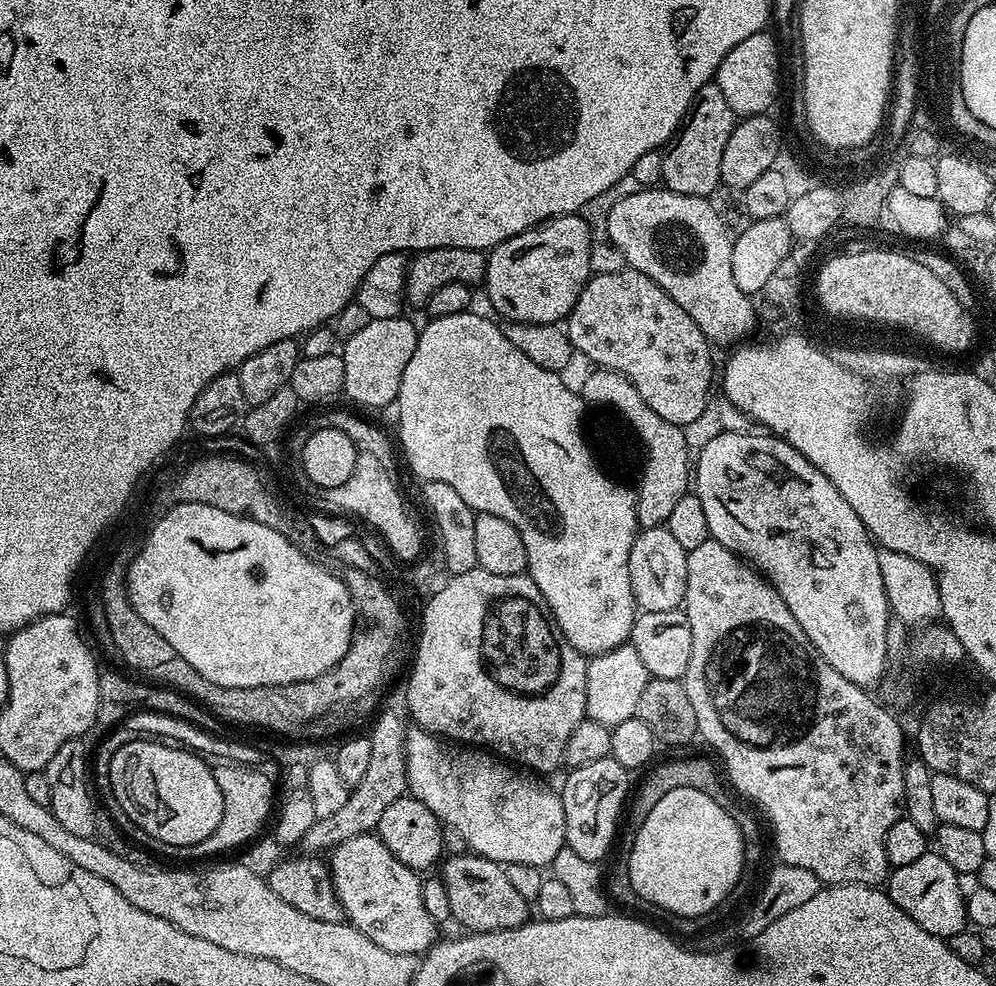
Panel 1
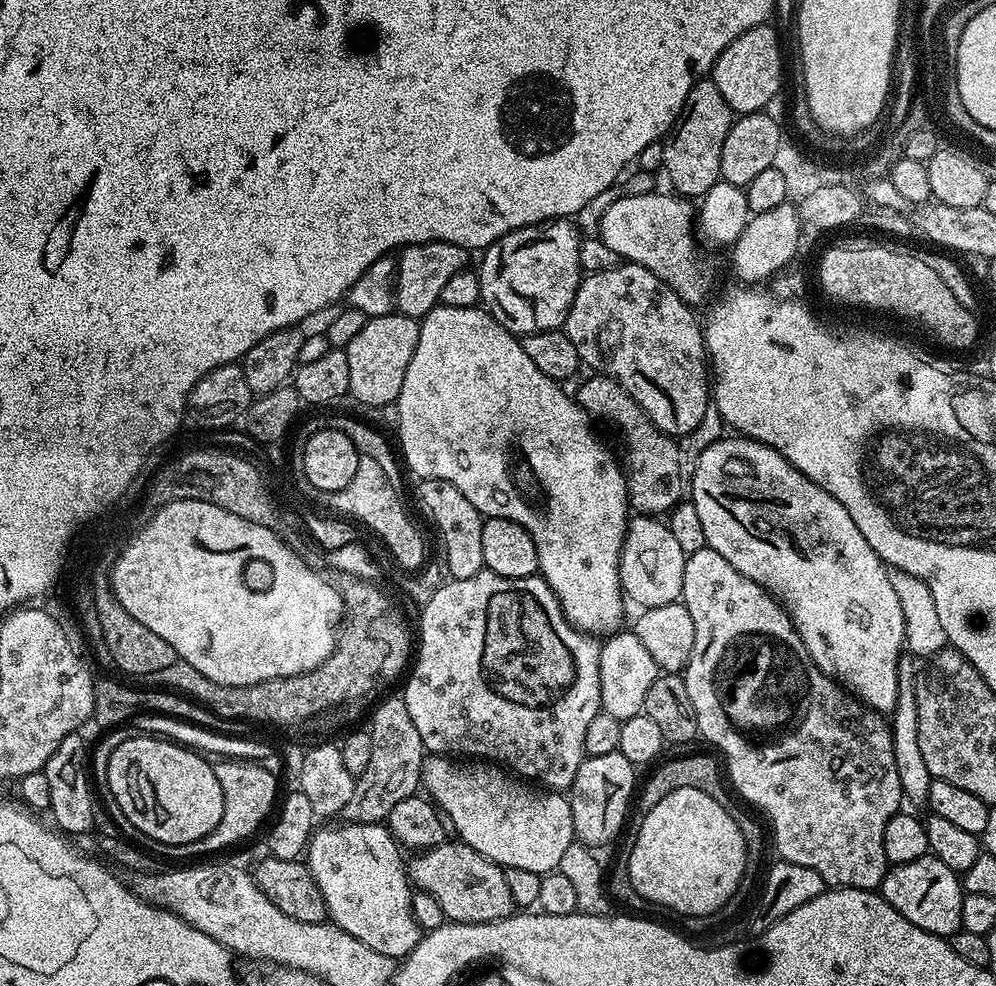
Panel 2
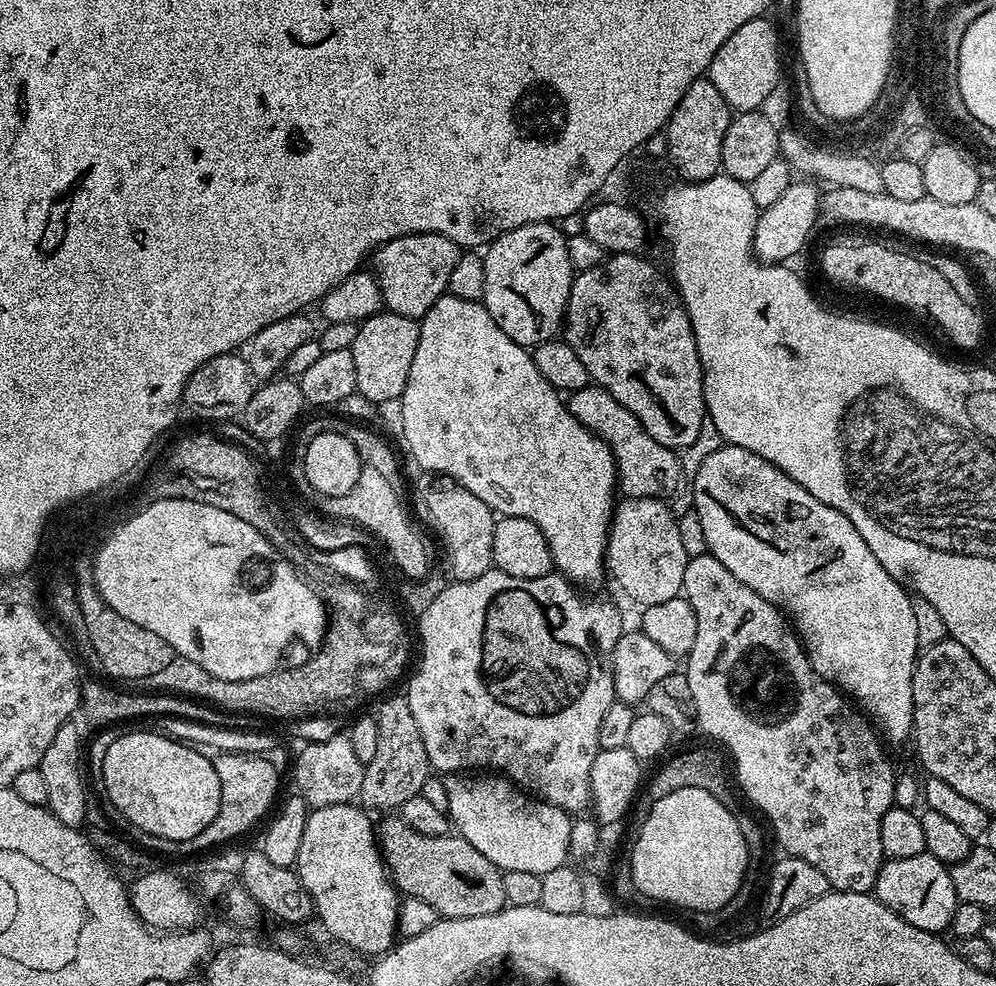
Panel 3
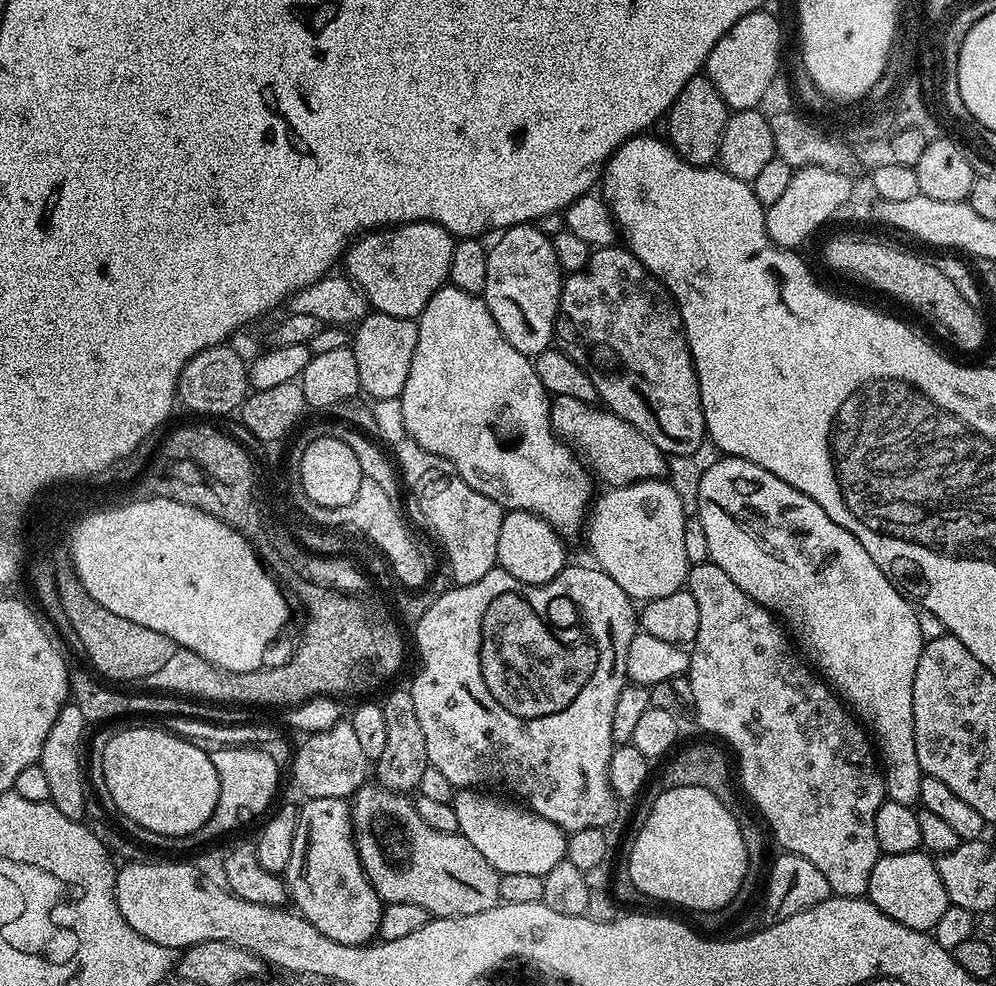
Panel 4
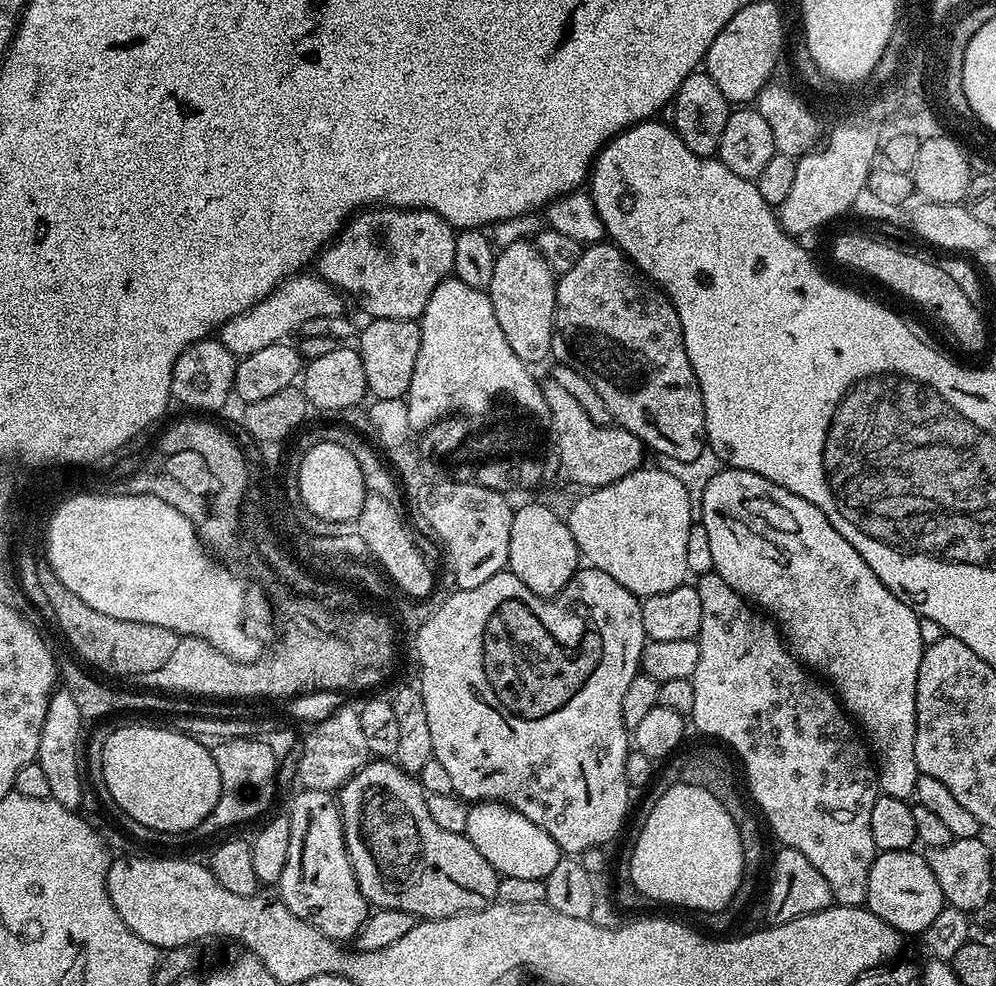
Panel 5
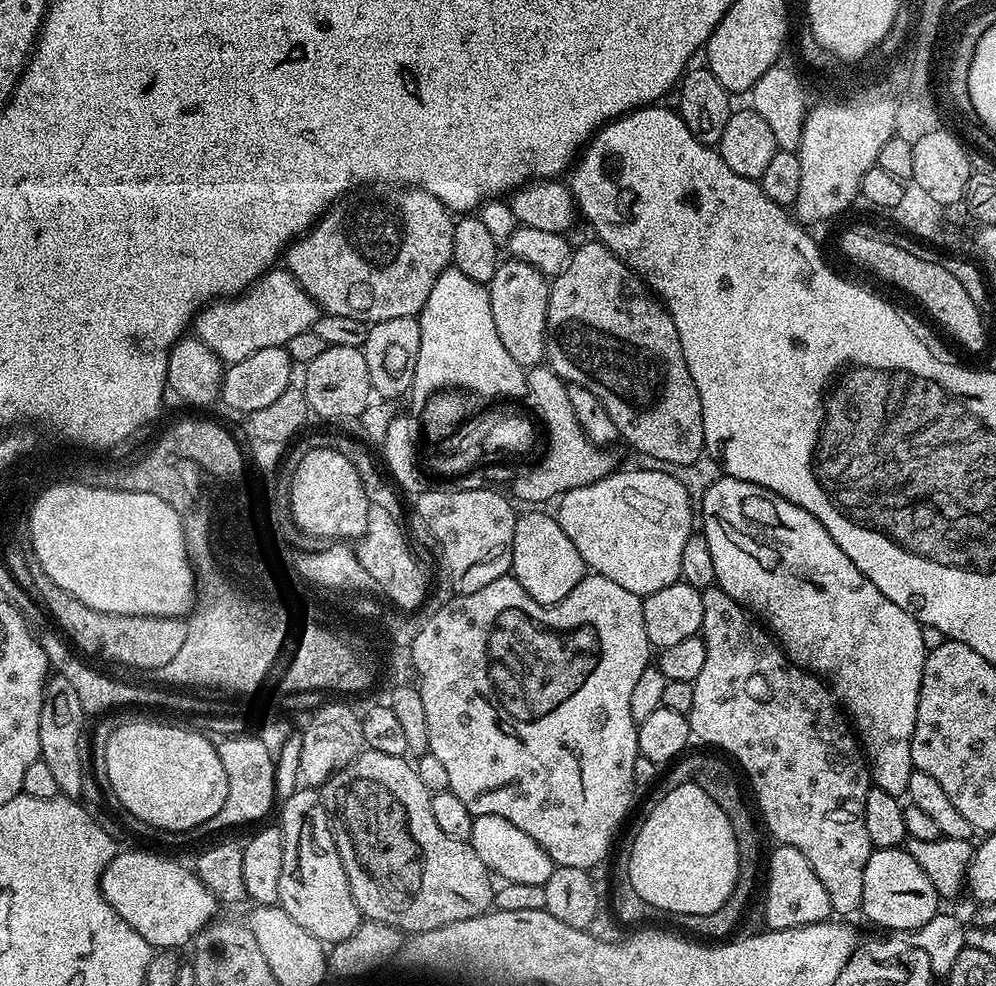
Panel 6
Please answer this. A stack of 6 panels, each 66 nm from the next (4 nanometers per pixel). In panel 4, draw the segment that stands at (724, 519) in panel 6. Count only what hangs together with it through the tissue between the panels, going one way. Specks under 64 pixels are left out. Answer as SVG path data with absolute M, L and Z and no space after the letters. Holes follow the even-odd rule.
M721 455L720 459L714 462L714 466L710 466L710 470L706 470L702 474L702 478L698 482L698 490L694 494L694 500L696 500L695 515L702 522L702 530L706 530L706 542L710 545L711 563L722 566L722 570L726 570L726 574L730 574L730 579L734 581L734 586L738 586L738 590L742 590L750 598L754 598L754 602L767 608L769 612L779 617L789 629L792 627L800 635L800 640L804 643L805 653L803 652L803 655L811 661L815 671L821 677L826 678L827 683L855 709L863 727L870 733L871 739L878 749L879 759L882 761L885 797L894 802L915 805L920 799L922 790L920 781L922 773L918 766L918 750L914 750L912 695L914 694L914 670L918 670L918 658L926 643L918 626L917 609L913 607L908 597L892 583L892 580L886 578L886 574L882 574L878 562L874 562L874 558L870 558L870 554L866 554L862 542L858 542L858 538L854 538L854 534L850 534L848 528L838 526L838 522L834 522L834 518L830 518L830 514L826 514L826 510L822 510L822 506L818 506L818 502L814 502L806 494L794 490L794 486L790 486L782 478L770 474L770 470L762 470L762 466L758 466L754 462L746 462L746 458Z

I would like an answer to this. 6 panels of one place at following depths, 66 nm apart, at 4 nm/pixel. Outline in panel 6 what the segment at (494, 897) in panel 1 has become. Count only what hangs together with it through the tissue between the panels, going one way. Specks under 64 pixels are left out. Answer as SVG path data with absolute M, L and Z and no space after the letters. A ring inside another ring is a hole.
M365 750L359 756L355 756L349 764L342 768L337 768L332 776L322 785L322 796L326 801L326 807L334 821L334 835L336 838L336 849L342 858L342 866L346 870L346 878L350 882L350 894L354 894L354 902L360 907L361 917L394 924L405 933L415 934L430 931L432 928L444 927L450 923L456 923L466 918L481 916L483 912L489 911L494 904L494 881L493 873L488 871L488 867L478 858L478 854L472 849L471 843L450 838L442 826L438 826L438 821L434 818L432 809L433 793L423 784L422 778L417 772L417 765L410 762L407 764L404 756L394 754L384 754L373 750Z

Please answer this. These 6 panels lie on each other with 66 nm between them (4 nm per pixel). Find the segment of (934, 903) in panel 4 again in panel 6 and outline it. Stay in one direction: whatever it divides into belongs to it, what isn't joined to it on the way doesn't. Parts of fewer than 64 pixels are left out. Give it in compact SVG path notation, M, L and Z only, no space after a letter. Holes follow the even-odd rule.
M903 847L872 851L870 862L866 862L866 874L862 877L860 912L867 923L889 932L914 933L934 918L941 904L942 898L934 890L934 882L930 882L926 870L922 870Z

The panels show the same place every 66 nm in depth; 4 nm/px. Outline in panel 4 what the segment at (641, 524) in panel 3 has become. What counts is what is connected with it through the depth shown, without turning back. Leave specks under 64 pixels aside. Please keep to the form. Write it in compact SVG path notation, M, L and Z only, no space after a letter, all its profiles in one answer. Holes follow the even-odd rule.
M667 479L639 480L621 488L608 488L595 497L586 517L588 548L600 568L633 602L666 598L688 582L689 562L682 530L685 497Z

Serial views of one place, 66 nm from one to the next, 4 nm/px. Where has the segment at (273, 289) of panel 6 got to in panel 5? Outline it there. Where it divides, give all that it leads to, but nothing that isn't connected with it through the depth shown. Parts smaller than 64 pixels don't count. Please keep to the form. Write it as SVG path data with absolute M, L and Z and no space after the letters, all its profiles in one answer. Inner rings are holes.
M297 274L289 276L262 302L250 306L242 314L230 318L218 329L218 339L226 350L237 358L243 358L262 350L271 344L279 344L289 339L291 332L297 333L304 322L310 318L334 318L345 315L345 297L341 295L335 284L328 284L319 275Z

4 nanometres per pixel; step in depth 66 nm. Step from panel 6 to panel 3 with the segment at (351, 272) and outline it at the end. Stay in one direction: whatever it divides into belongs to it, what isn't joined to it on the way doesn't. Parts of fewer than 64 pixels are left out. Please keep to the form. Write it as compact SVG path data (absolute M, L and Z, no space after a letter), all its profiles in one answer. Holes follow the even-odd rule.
M415 232L381 244L371 257L370 264L373 264L371 267L382 290L384 308L411 320L423 318L434 302L438 302L438 298L448 292L450 273L458 263L461 251L460 245L450 242L450 238L429 232Z

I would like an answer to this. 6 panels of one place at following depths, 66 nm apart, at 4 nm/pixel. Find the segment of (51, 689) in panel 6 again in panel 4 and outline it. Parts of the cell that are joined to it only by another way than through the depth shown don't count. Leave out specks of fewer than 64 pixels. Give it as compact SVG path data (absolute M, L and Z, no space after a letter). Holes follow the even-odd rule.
M64 704L54 726L50 726L46 746L42 746L42 754L38 761L48 779L50 803L58 810L62 810L62 814L66 814L66 818L71 820L85 819L84 811L88 808L88 796L90 800L90 792L86 787L86 760L83 755L80 757L80 751L83 753L86 748L84 731L89 731L89 728L87 718L82 714L82 710L78 710L76 704Z

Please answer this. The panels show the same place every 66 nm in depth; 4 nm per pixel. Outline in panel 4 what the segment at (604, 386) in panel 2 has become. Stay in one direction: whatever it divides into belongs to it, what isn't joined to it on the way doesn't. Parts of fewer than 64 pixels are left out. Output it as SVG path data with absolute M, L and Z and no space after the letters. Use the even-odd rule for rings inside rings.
M569 396L555 397L551 401L551 405L552 427L555 428L557 435L578 449L585 465L594 473L595 479L597 481L605 480L608 488L621 488L627 484L636 484L639 480L658 480L667 473L666 454L662 450L658 450L658 446L654 446L654 442L650 442L650 438L646 438L646 434L634 430L634 426L630 426L630 422L618 418L618 414L609 412L603 406L587 404L578 398Z

